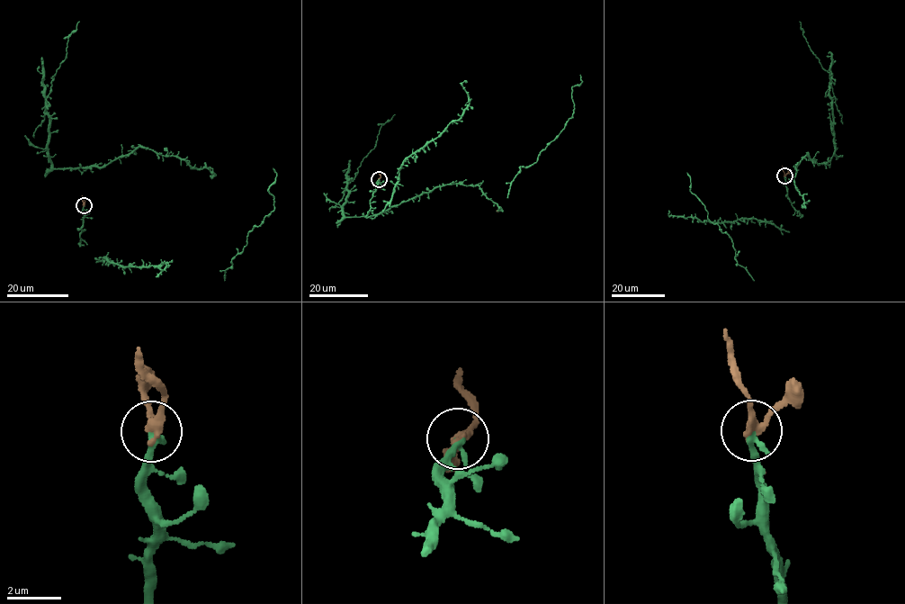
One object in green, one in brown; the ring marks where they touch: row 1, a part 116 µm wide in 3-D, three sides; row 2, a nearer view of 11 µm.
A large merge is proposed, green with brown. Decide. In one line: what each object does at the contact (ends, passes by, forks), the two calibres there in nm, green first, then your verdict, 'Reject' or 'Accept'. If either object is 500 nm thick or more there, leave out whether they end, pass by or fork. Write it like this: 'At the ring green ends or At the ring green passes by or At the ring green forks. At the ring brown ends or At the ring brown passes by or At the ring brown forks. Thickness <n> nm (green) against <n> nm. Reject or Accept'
At the ring green ends. At the ring brown passes by. Thickness 300 nm (green) against 300 nm. Accept

